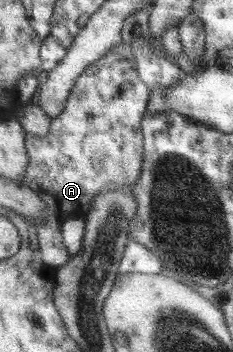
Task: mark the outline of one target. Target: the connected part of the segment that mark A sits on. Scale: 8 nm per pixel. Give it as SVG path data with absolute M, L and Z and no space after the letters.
M126 43L112 47L101 59L85 67L76 78L70 90L62 114L52 121L44 138L25 132L25 146L28 163L22 182L47 204L41 219L37 221L42 260L49 267L57 269L68 262L69 251L61 237L61 227L70 217L84 218L93 199L106 190L117 190L134 184L142 171L143 133L140 122L148 114L148 94L146 84L139 78L134 66L132 51Z

